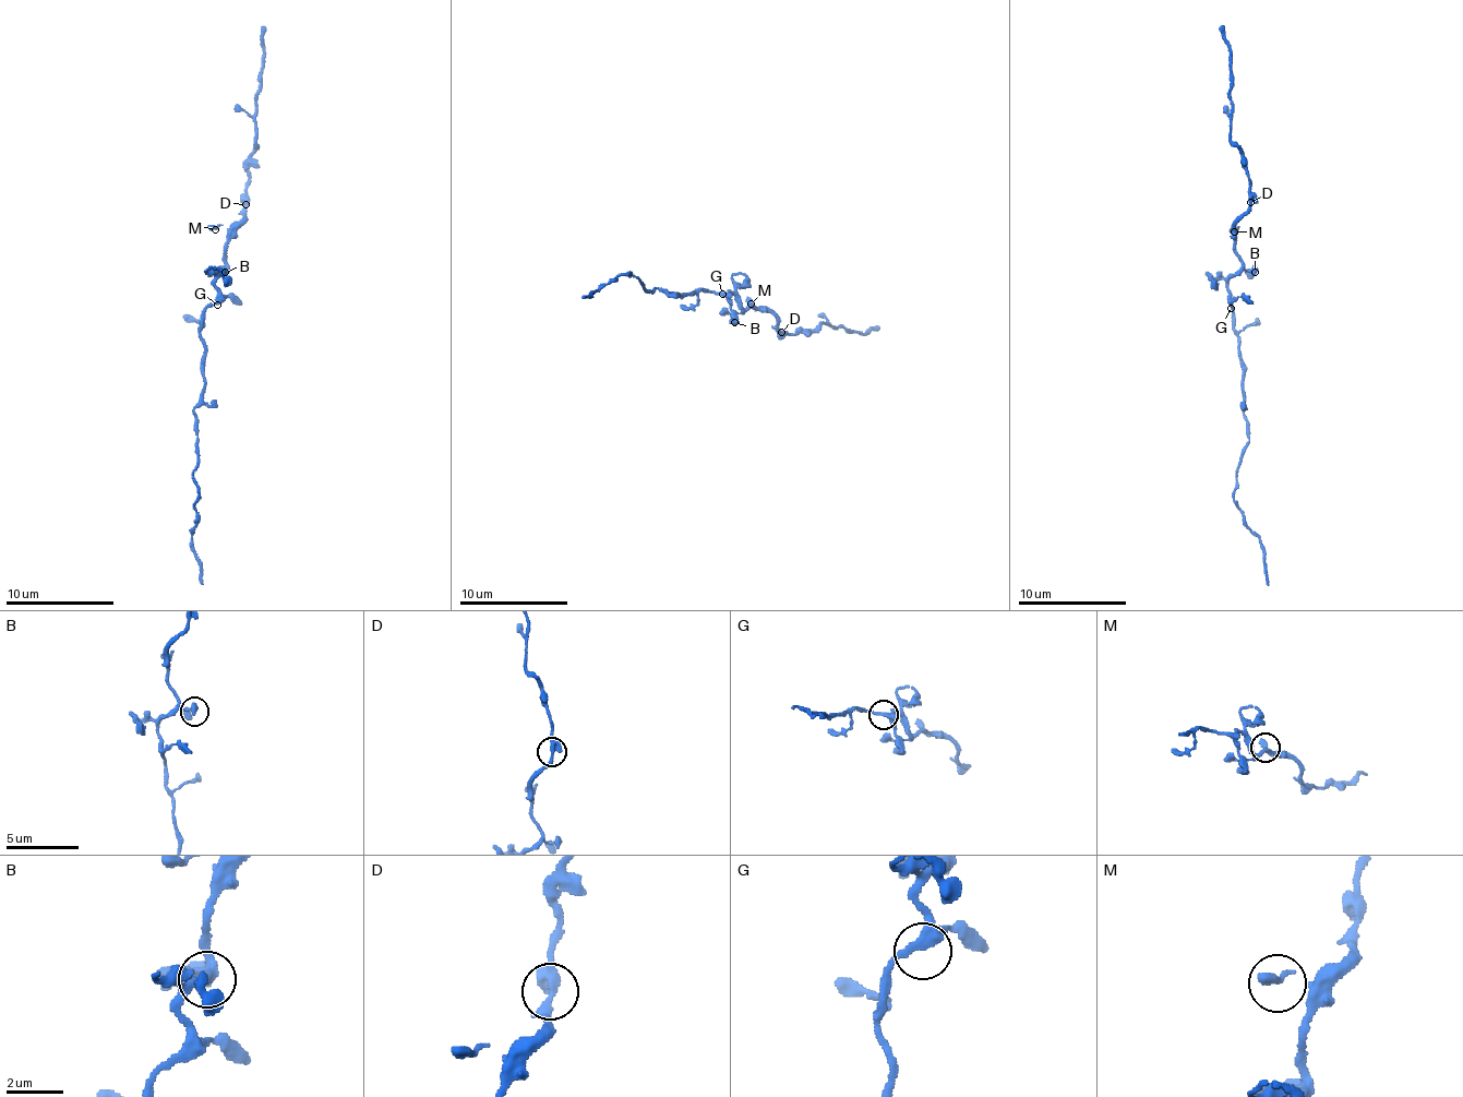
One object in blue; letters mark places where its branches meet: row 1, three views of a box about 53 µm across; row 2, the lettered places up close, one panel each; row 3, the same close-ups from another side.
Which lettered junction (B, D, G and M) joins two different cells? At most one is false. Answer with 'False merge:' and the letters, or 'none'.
False merge: none

